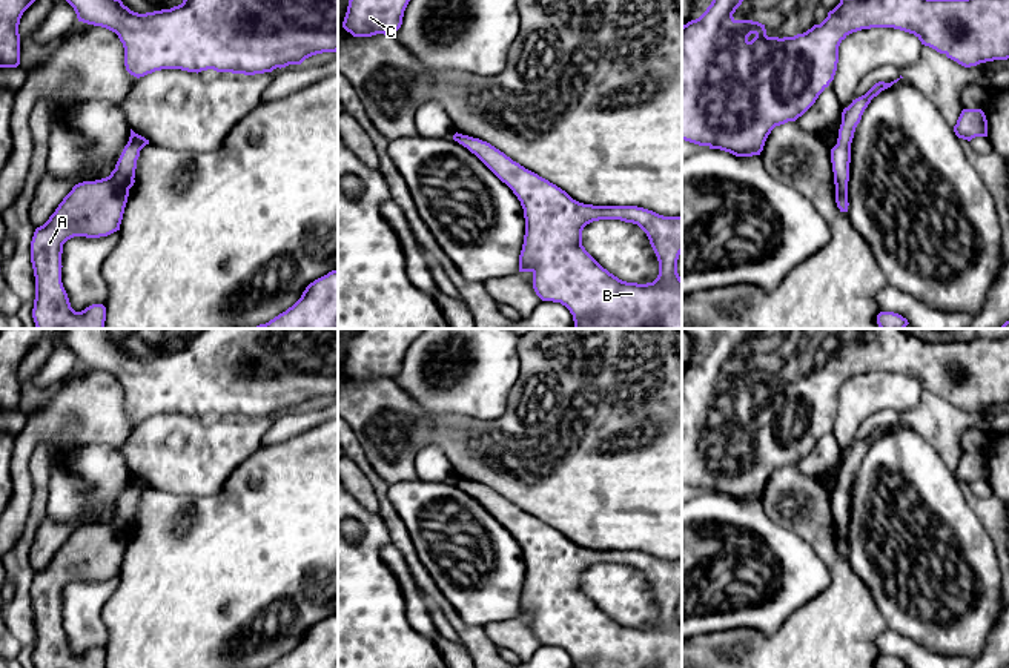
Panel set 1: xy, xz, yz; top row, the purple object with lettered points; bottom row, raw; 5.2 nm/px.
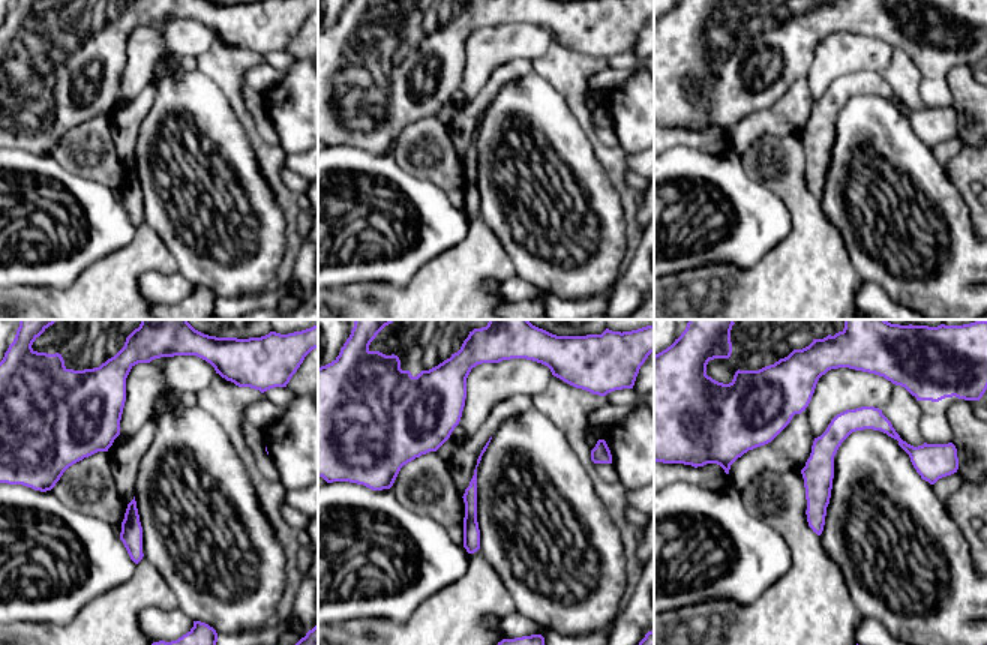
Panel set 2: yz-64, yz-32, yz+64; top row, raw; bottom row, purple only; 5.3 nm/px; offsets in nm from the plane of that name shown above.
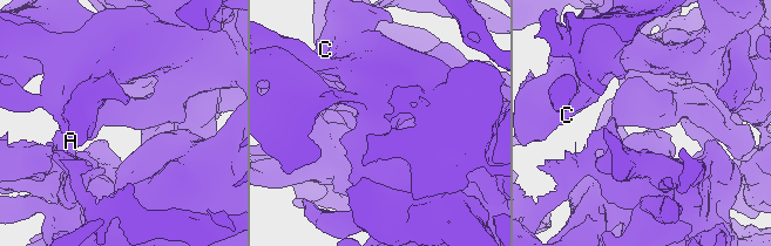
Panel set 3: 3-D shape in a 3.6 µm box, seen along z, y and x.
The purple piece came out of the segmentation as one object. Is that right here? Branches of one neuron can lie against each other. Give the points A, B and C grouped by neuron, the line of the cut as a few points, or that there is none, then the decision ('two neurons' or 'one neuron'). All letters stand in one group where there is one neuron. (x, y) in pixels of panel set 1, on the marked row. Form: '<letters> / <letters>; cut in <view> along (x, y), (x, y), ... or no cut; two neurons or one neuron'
A / B C; cut in xy along (134, 171), (122, 181), (111, 175); two neurons

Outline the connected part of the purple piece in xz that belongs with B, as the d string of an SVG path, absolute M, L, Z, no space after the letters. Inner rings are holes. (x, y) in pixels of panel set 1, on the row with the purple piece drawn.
M458 134L456 141L476 150L476 157L521 201L525 218L519 272L533 273L533 289L542 301L561 303L573 315L573 329L682 329L682 278L677 260L682 253L682 215L663 217L637 206L593 206L573 200L565 190L513 161L487 141L476 143ZM599 220L637 224L648 236L659 261L653 283L627 283L604 269L582 246L582 230Z

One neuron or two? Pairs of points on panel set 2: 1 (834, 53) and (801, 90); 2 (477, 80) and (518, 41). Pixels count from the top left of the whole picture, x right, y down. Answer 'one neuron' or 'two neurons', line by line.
1: two neurons
2: one neuron

